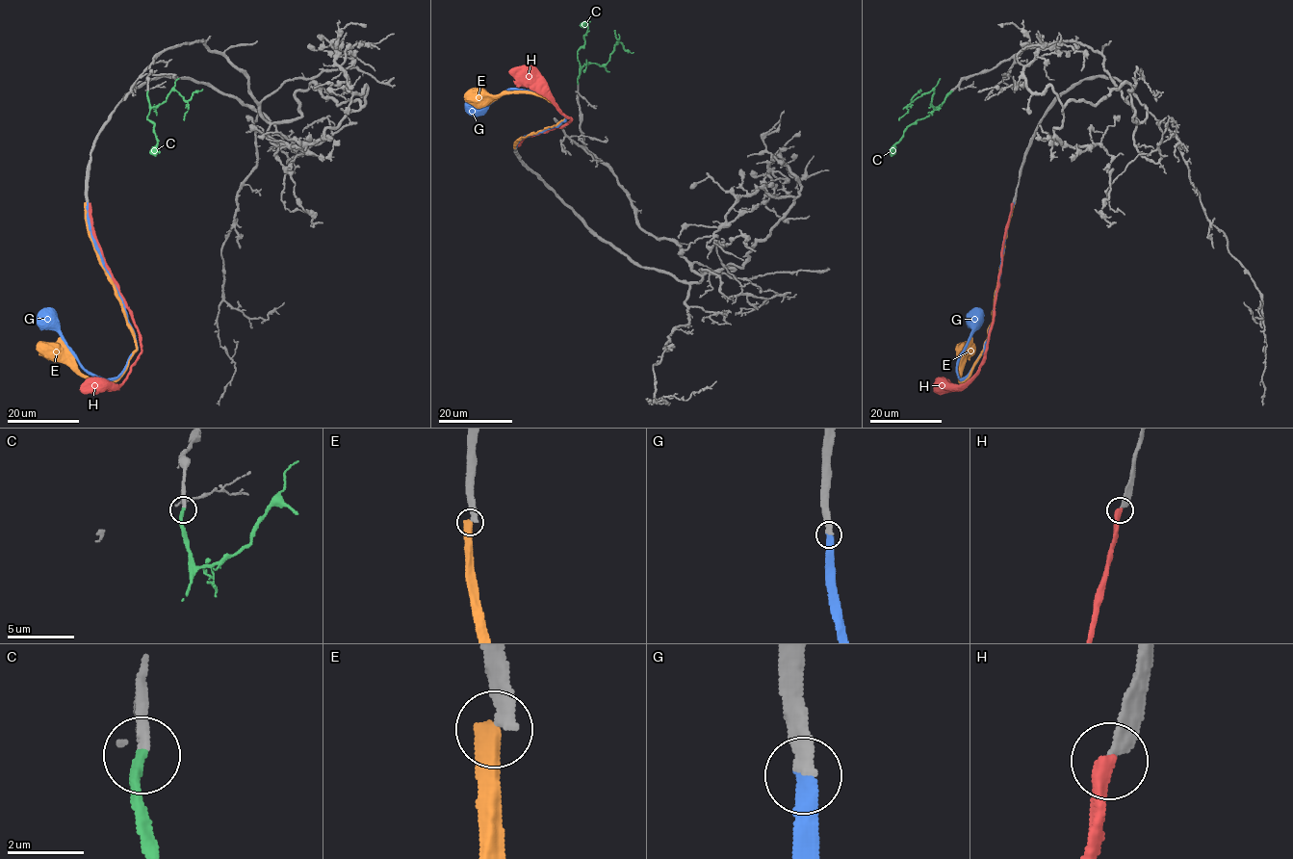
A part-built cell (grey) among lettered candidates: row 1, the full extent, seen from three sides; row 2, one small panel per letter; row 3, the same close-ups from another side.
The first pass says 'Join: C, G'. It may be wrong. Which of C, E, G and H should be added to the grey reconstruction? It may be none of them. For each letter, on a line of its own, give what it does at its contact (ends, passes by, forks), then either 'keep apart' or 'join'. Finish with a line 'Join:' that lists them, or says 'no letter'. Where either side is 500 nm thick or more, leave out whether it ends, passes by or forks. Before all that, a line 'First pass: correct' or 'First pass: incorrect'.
First pass: correct
C: it ends | join
E: it ends | keep apart
G: it ends | join
H: keep apart
Join: C, G

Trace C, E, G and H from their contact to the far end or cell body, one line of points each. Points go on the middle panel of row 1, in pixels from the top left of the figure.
C: (578, 83), (582, 66), (600, 65), (608, 60), (619, 39), (614, 30)
E: (515, 147), (522, 137), (554, 126), (566, 117), (545, 97), (530, 93), (501, 92), (497, 96), (465, 98)
G: (516, 146), (523, 137), (556, 126), (566, 117), (546, 97), (507, 90), (480, 113), (471, 111)
H: (518, 145), (525, 137), (561, 127), (571, 118), (539, 90), (522, 86), (508, 71)

